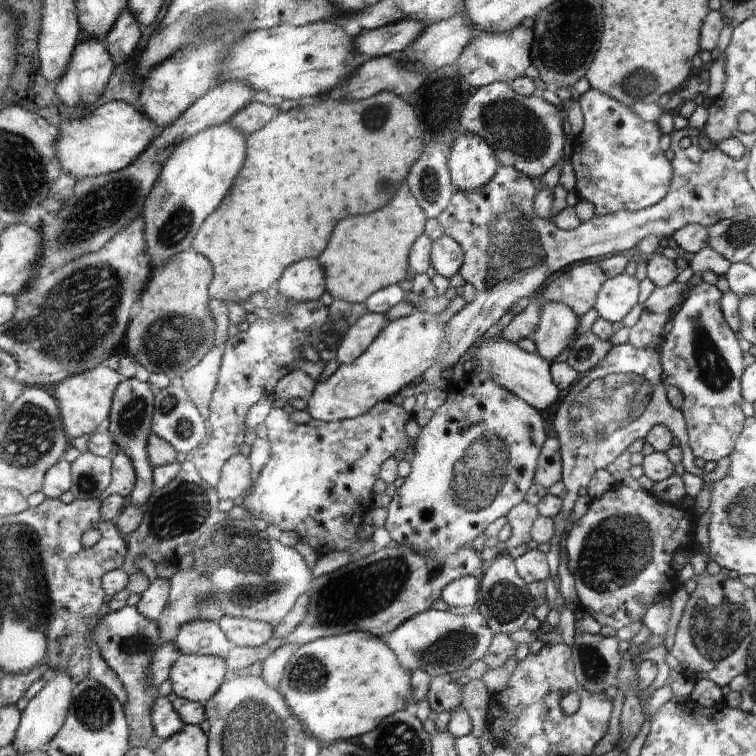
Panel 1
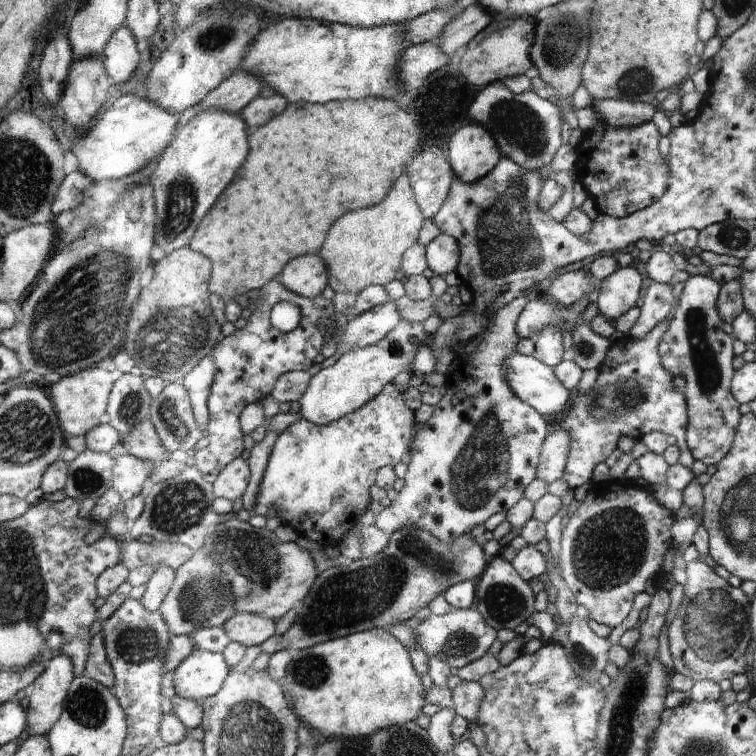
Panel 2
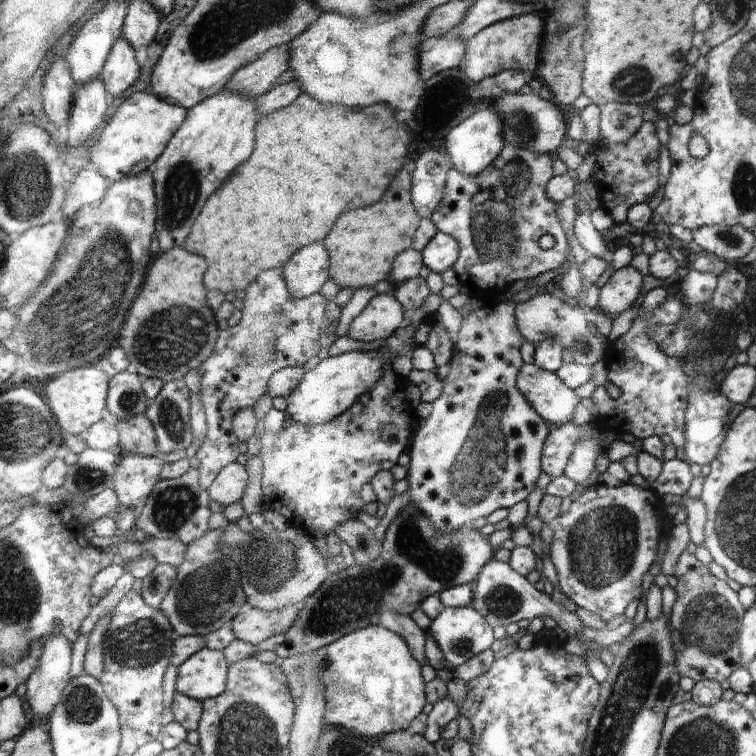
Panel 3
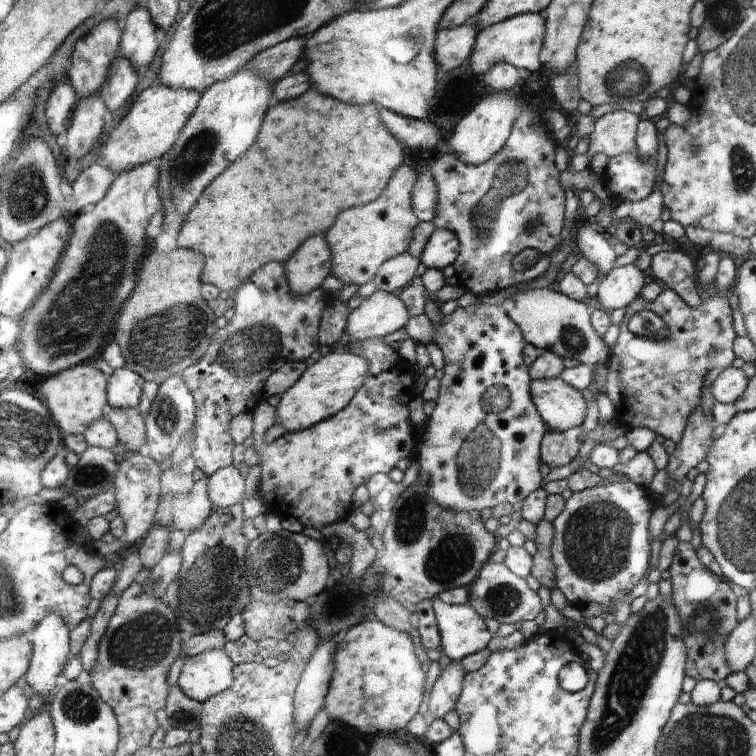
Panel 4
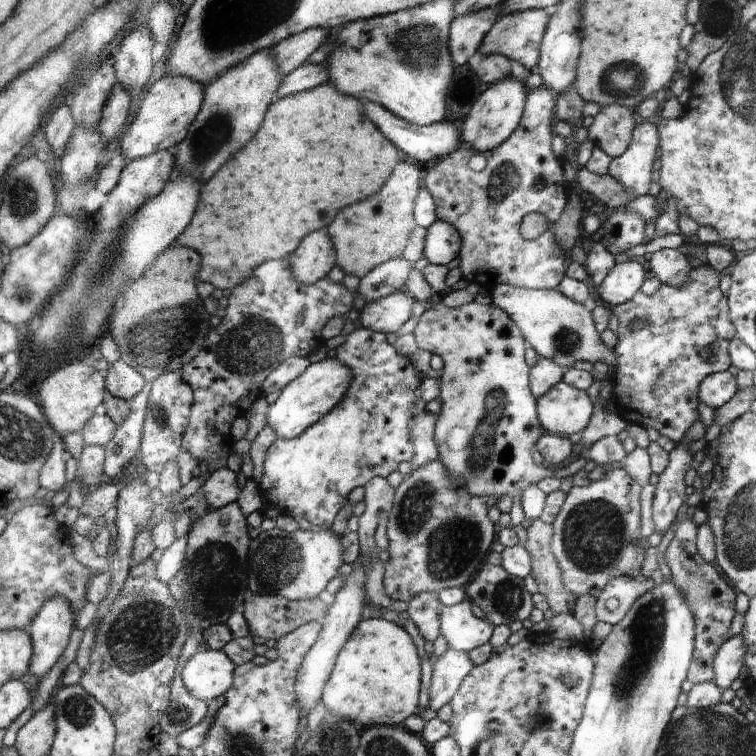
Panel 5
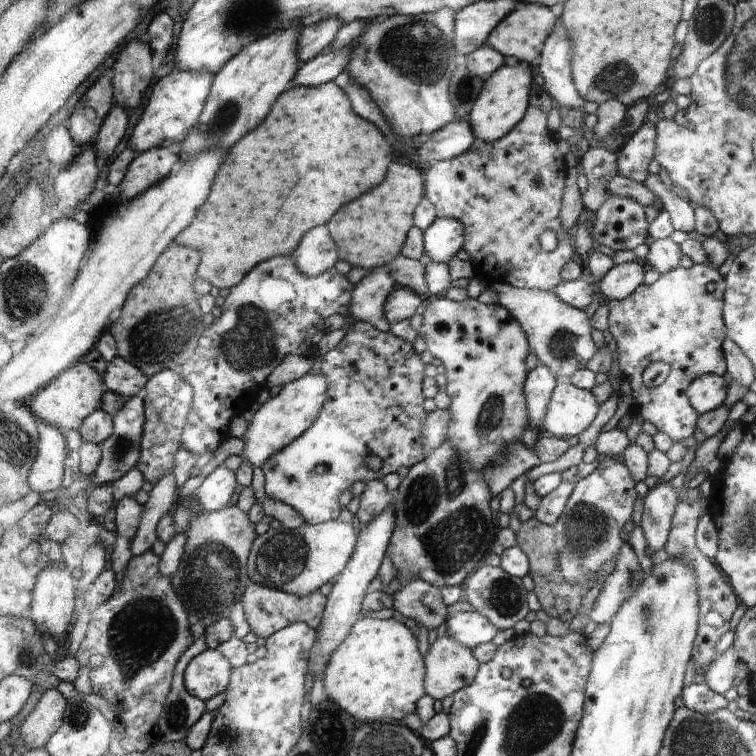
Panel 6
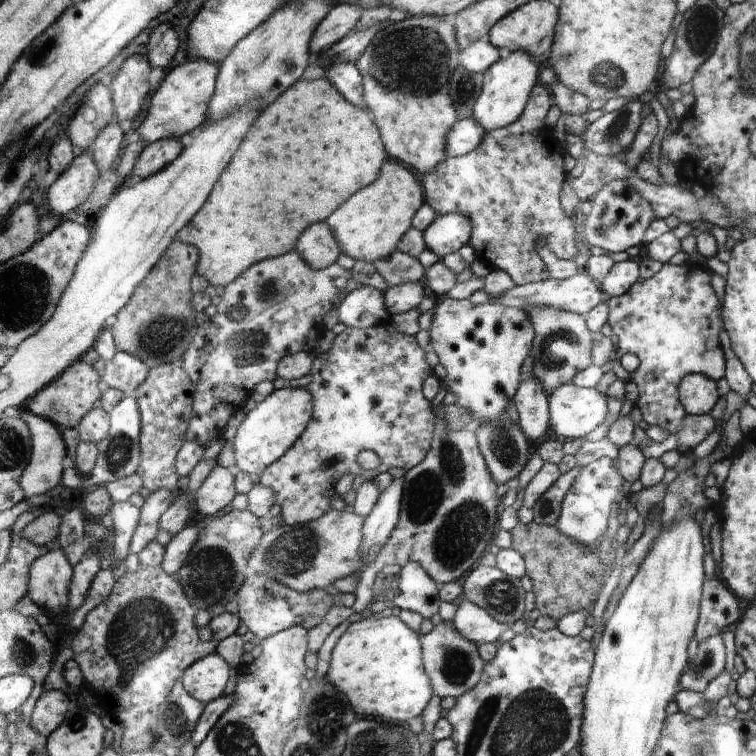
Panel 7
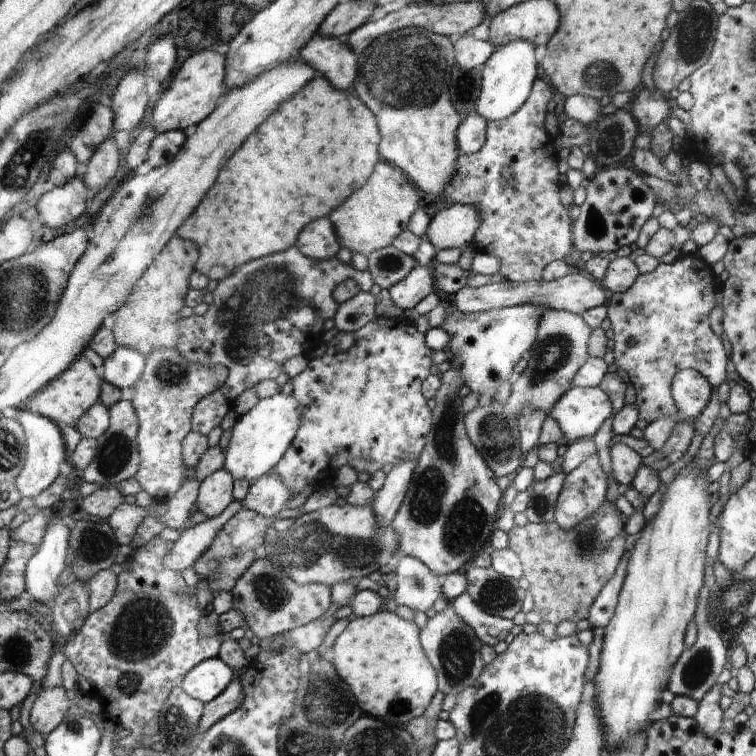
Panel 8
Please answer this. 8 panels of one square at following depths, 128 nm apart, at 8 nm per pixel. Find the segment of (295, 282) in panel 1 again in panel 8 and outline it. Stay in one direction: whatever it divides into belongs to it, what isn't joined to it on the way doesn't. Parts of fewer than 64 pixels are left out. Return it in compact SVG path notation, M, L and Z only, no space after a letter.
M330 217L312 220L298 236L296 248L312 260L328 260L338 254L340 239Z

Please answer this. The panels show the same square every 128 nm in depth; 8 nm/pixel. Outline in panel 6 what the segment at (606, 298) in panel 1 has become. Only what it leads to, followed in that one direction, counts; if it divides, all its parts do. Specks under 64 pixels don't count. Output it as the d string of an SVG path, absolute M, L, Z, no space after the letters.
M641 260L614 265L604 278L597 282L598 292L608 300L624 300L632 295L642 284L644 270L640 266Z

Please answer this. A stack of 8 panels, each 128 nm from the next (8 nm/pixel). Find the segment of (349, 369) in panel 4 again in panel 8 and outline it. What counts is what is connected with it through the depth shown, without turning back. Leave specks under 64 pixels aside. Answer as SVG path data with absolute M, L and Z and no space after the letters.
M277 394L266 399L259 399L258 404L239 417L232 427L232 436L226 448L224 470L236 480L248 480L253 483L273 470L284 458L285 452L292 446L301 426L302 411L300 401L294 394Z

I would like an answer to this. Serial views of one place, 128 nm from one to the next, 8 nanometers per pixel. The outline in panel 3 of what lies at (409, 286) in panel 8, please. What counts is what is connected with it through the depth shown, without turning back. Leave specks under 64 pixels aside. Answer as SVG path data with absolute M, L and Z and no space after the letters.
M378 293L368 302L362 314L358 314L349 324L347 335L360 342L386 339L404 326L407 320L403 306L392 293Z

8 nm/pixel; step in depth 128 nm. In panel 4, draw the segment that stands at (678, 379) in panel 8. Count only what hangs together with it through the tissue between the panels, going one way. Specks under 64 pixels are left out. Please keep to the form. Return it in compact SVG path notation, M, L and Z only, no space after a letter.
M726 368L710 384L712 386L708 388L712 390L712 396L716 402L732 404L745 394L746 387L749 386L749 379L744 374L743 368Z

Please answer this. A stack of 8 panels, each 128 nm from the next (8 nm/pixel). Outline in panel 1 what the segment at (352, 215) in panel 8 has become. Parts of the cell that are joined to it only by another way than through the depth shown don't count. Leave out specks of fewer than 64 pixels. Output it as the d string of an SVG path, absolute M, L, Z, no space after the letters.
M408 184L398 187L397 194L384 208L370 214L350 216L348 220L342 220L342 224L334 228L325 251L317 258L326 271L326 288L330 288L330 295L334 299L346 302L363 303L374 292L408 278L408 262L406 262L408 250L412 250L413 244L424 234L426 222L428 217L416 202Z

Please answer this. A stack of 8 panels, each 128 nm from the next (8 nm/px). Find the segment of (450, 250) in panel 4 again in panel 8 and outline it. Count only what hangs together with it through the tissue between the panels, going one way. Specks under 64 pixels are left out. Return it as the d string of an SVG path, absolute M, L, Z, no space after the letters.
M452 204L431 219L425 237L436 249L460 249L473 242L481 225L480 208Z

